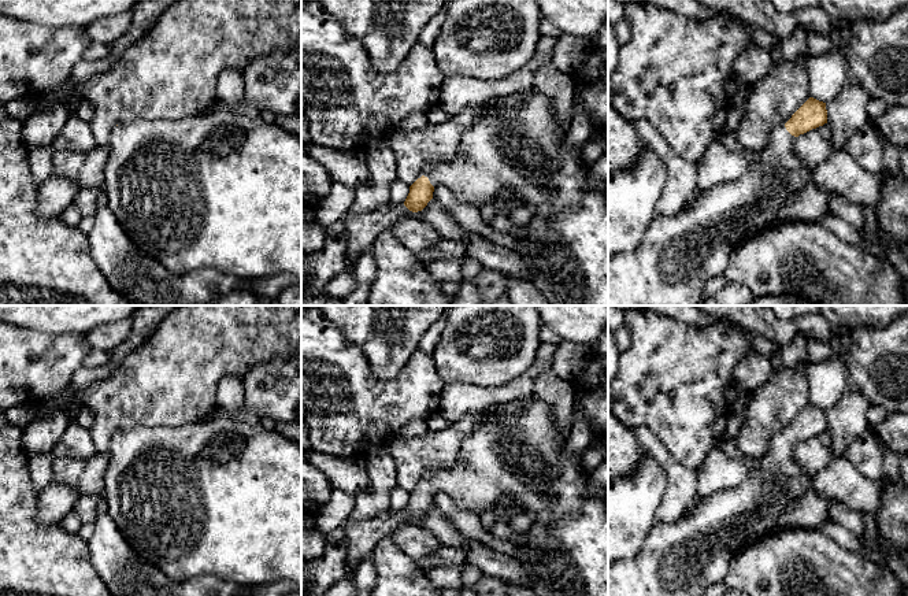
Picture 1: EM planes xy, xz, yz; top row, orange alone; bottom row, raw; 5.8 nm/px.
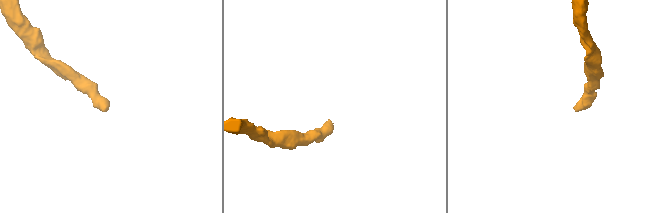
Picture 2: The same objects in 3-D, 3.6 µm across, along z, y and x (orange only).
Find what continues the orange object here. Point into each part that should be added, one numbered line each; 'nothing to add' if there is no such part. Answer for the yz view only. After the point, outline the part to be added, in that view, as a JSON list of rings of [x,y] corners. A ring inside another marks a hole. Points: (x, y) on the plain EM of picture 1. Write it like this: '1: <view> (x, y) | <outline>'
1: yz (682, 558) | [[[785,432],[775,434],[767,452],[757,460],[759,467],[735,488],[716,492],[708,497],[697,496],[693,511],[682,514],[675,522],[656,522],[642,551],[634,559],[620,559],[608,564],[608,596],[704,596],[708,586],[723,582],[731,558],[745,545],[783,529],[818,529],[830,521],[830,507],[835,504],[815,492],[812,478],[794,459],[797,444]]]

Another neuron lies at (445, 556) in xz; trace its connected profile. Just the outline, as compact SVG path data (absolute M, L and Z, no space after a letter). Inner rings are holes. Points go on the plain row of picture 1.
M441 547L433 556L415 562L419 570L423 573L437 569L437 567L449 567L455 564L466 563L464 549Z

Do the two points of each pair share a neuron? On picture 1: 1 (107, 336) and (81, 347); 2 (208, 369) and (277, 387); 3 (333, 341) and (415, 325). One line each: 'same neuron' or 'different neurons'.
1: different neurons
2: different neurons
3: different neurons

